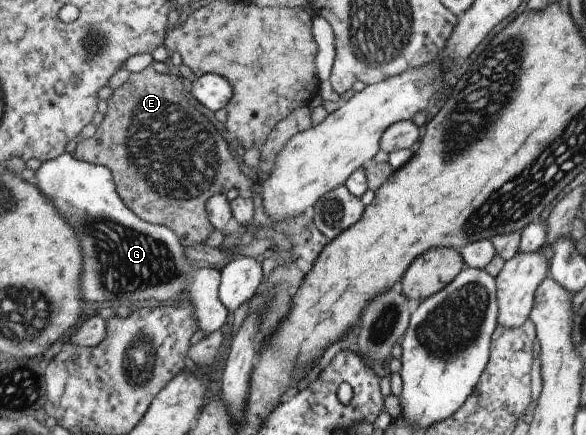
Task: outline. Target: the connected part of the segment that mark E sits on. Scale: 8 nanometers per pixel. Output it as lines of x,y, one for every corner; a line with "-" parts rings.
152,65
147,66
140,72
132,73
121,86
114,89
112,96
107,101
108,108
104,113
104,120
96,127
96,132
93,137
80,138
79,143
76,145
73,157
81,160
82,162
89,162
90,164
97,164
105,166
111,171
114,177
116,190
119,197
143,220
150,224
159,224
160,226
168,227
175,232
180,242
187,246
193,247
199,244
203,244
207,237
214,231
214,225
208,219
206,212
206,201
216,193
226,194
232,187
238,187
240,195
250,195
251,187
254,185
254,191
258,190
259,179
254,177
245,176
242,173
241,167
237,163
237,158
234,155
234,149
228,145
228,139
222,137
219,131
213,126
213,123
203,115
203,113
197,110
197,107
193,106
193,103
189,101
189,92
185,92
183,86
182,76
174,74
165,74
157,72

